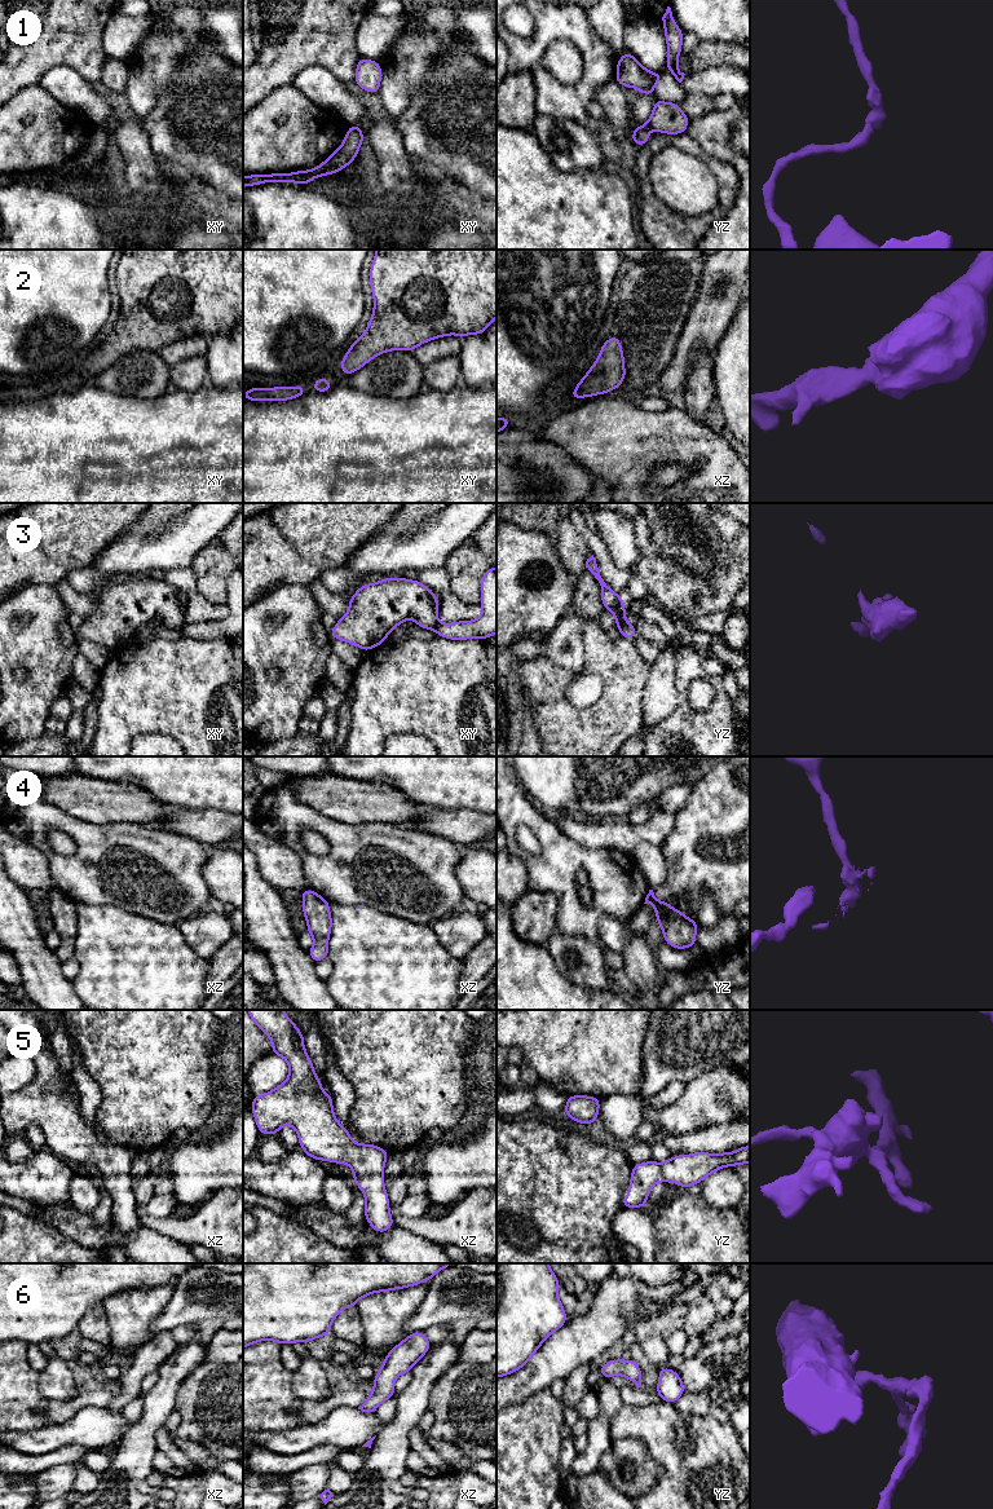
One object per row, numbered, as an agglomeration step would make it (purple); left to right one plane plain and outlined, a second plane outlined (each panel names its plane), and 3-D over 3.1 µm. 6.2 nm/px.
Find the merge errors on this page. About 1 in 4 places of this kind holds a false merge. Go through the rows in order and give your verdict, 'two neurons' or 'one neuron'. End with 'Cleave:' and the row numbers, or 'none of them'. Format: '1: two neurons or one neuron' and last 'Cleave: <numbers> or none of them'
1: one neuron
2: one neuron
3: two neurons
4: two neurons
5: one neuron
6: one neuron
Cleave: 3, 4

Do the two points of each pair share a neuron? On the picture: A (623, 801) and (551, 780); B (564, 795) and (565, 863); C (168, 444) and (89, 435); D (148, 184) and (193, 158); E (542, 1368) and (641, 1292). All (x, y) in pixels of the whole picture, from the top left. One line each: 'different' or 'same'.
A: same
B: different
C: same
D: different
E: same

